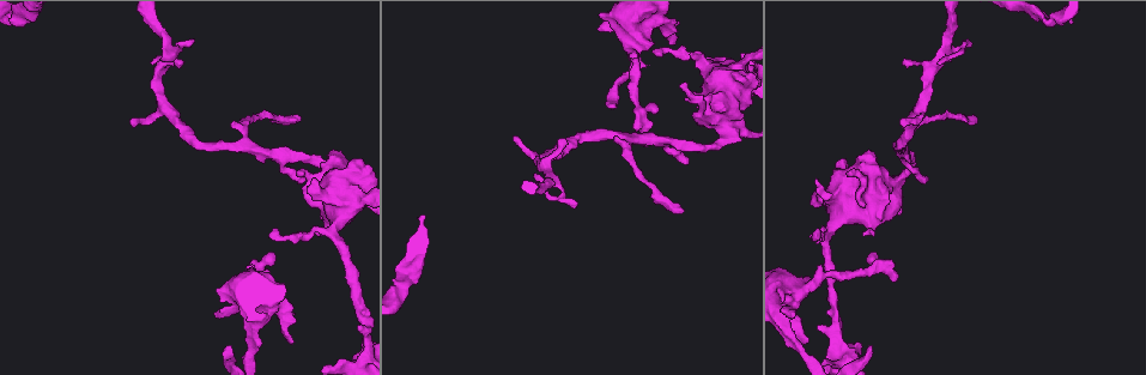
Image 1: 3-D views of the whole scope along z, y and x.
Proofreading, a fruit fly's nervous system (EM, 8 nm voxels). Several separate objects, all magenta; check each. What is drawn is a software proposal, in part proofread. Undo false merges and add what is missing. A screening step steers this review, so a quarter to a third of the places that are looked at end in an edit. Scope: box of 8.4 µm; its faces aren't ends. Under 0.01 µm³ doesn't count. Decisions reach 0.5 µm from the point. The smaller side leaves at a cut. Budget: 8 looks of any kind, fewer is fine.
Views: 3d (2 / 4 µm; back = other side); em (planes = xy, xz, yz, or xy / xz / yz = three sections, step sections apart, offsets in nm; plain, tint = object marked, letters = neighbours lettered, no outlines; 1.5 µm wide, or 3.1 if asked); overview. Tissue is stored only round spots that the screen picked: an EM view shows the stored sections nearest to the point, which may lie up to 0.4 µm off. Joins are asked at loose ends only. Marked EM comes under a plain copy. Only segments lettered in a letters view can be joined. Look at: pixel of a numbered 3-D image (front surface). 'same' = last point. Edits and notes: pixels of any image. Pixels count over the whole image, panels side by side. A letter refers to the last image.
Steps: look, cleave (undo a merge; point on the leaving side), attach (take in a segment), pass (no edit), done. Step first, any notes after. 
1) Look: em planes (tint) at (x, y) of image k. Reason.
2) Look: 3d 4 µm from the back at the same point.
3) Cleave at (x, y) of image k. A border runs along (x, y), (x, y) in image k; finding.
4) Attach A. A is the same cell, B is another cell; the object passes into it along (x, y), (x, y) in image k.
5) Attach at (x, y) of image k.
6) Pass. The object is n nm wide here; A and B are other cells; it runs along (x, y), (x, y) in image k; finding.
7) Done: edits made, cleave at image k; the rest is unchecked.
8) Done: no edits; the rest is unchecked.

Look: em planes (letters) at (975, 119) of image 1. Free end.

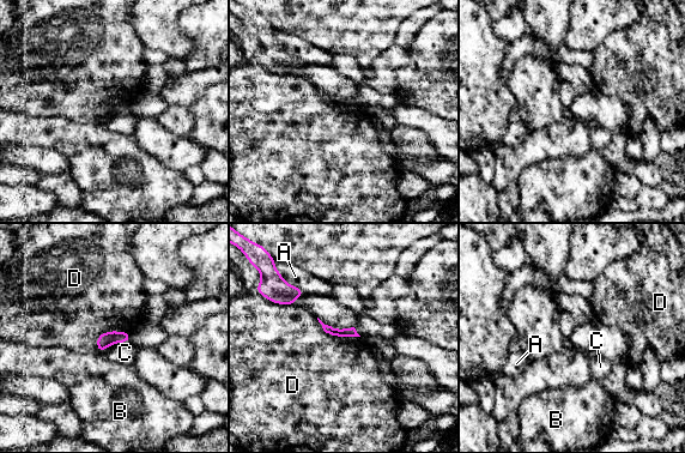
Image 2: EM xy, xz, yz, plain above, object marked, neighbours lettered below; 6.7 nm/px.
Pass. The longest contact is with D, 260 nm; A, B, C and D are other cells; no lettered segment goes on from it.

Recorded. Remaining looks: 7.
Look: em xz step 4 (tint) at (969, 41) of image 1. Free end.

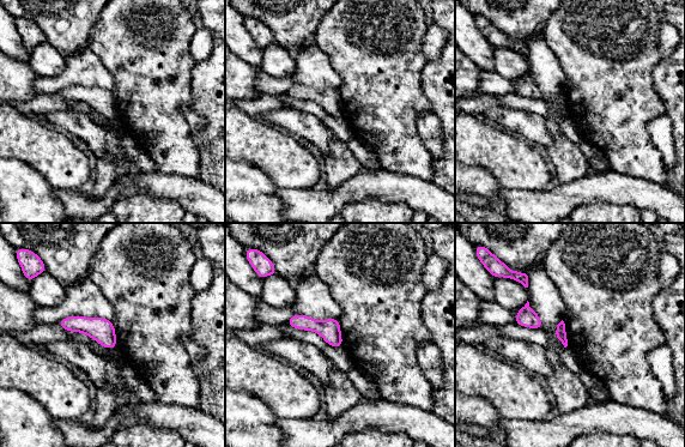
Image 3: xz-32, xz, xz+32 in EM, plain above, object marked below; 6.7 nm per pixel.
Look: em planes (tint) at the same point.

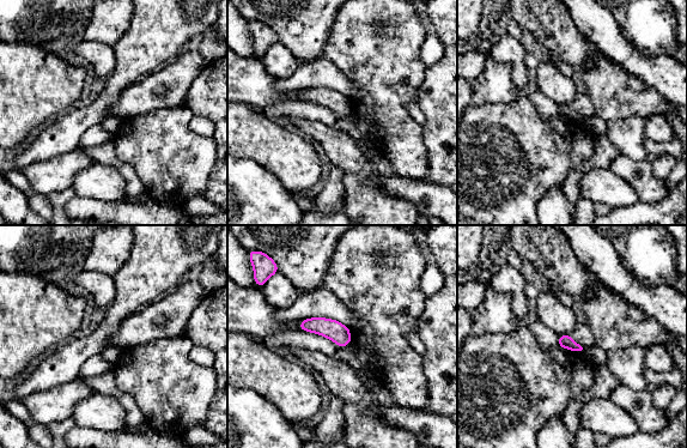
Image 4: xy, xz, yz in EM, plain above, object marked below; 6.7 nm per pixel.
Look: em planes (letters) at the same point.

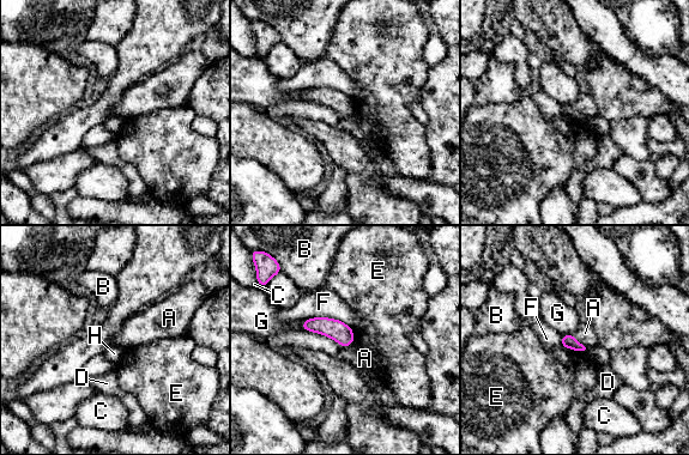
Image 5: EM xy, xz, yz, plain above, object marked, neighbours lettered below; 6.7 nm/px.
Pass. A, B, C, D, E, F, G and H are other cells; a border runs along (302, 328), (342, 346), (354, 341) in image 5; no lettered segment goes on from it.

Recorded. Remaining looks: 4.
Look: 3d 2 µm from the back at (696, 107) of image 1. Stops while still wide.

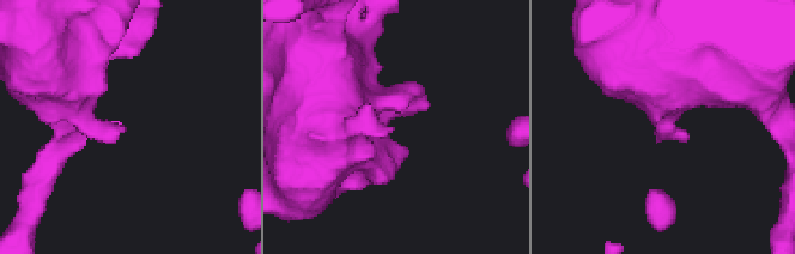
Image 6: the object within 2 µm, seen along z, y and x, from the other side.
Look: em planes (letters) at (389, 128) of image 6. Now the EM.

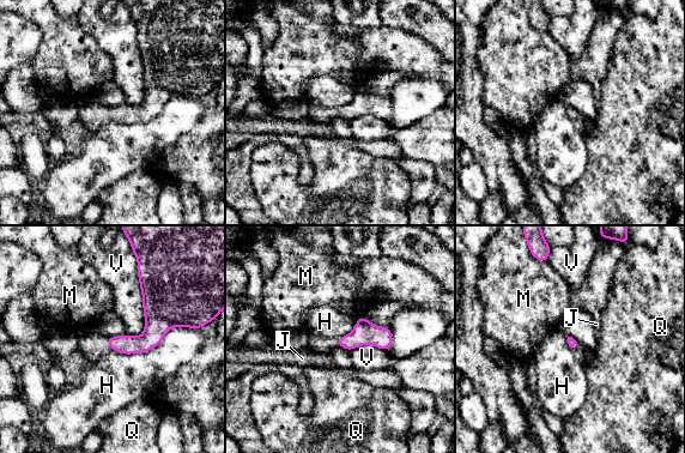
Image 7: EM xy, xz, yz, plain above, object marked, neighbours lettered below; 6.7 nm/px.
Pass. The longest contact is with H, 550 nm; H, J, M, Q and V are other cells; none of them fits.

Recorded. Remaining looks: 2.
Done: no edits; the rest is unchecked.

